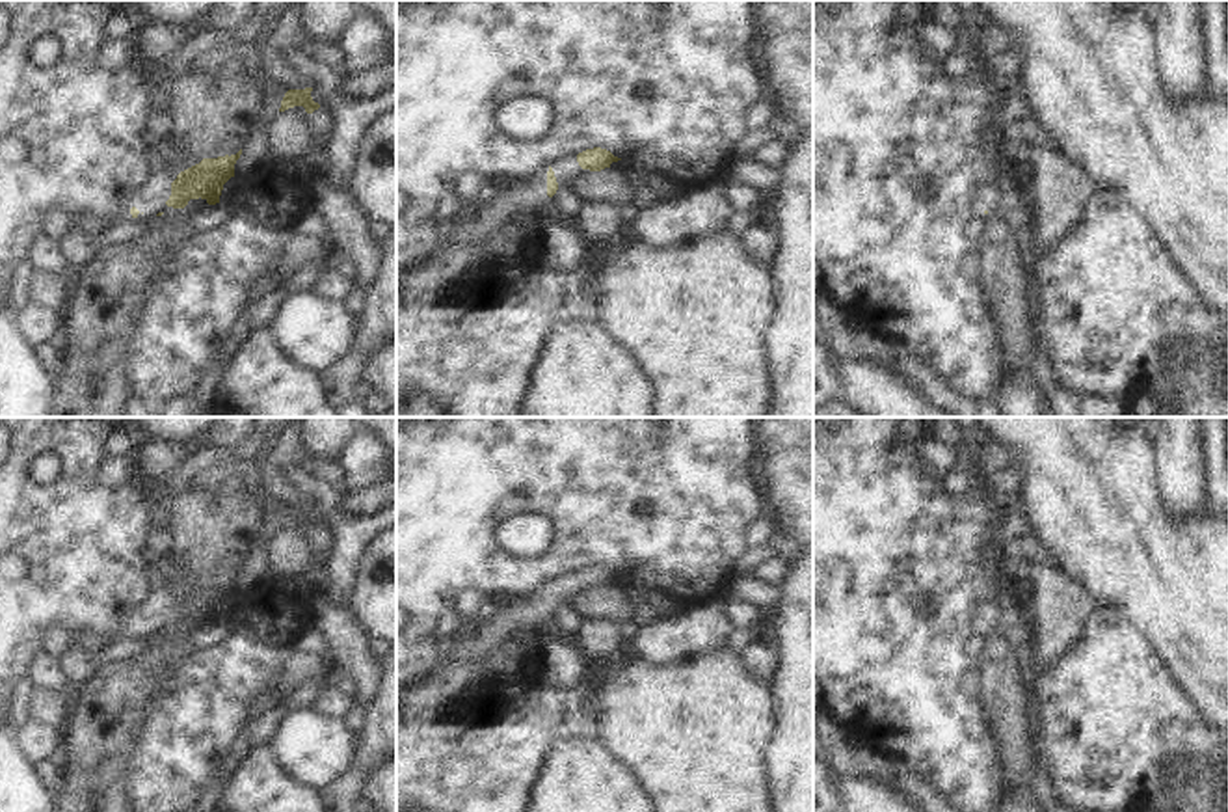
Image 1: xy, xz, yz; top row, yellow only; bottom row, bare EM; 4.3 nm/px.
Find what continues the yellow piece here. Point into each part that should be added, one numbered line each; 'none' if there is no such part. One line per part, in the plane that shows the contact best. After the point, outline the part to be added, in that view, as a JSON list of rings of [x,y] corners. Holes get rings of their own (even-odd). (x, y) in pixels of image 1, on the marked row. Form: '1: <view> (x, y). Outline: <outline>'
1: xz (423, 285). Outline: [[[577,155],[564,156],[541,168],[527,179],[510,179],[497,184],[491,203],[480,207],[473,220],[460,220],[458,229],[443,248],[422,266],[407,272],[398,289],[415,307],[434,305],[452,281],[461,279],[463,272],[473,266],[474,248],[493,231],[502,231],[508,220],[519,210],[532,207],[549,207],[547,171],[553,169],[558,186],[571,184],[577,177],[586,175],[577,162]]]

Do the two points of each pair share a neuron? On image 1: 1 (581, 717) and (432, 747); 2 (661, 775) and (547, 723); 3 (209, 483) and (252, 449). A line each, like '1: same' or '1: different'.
1: same
2: different
3: same

